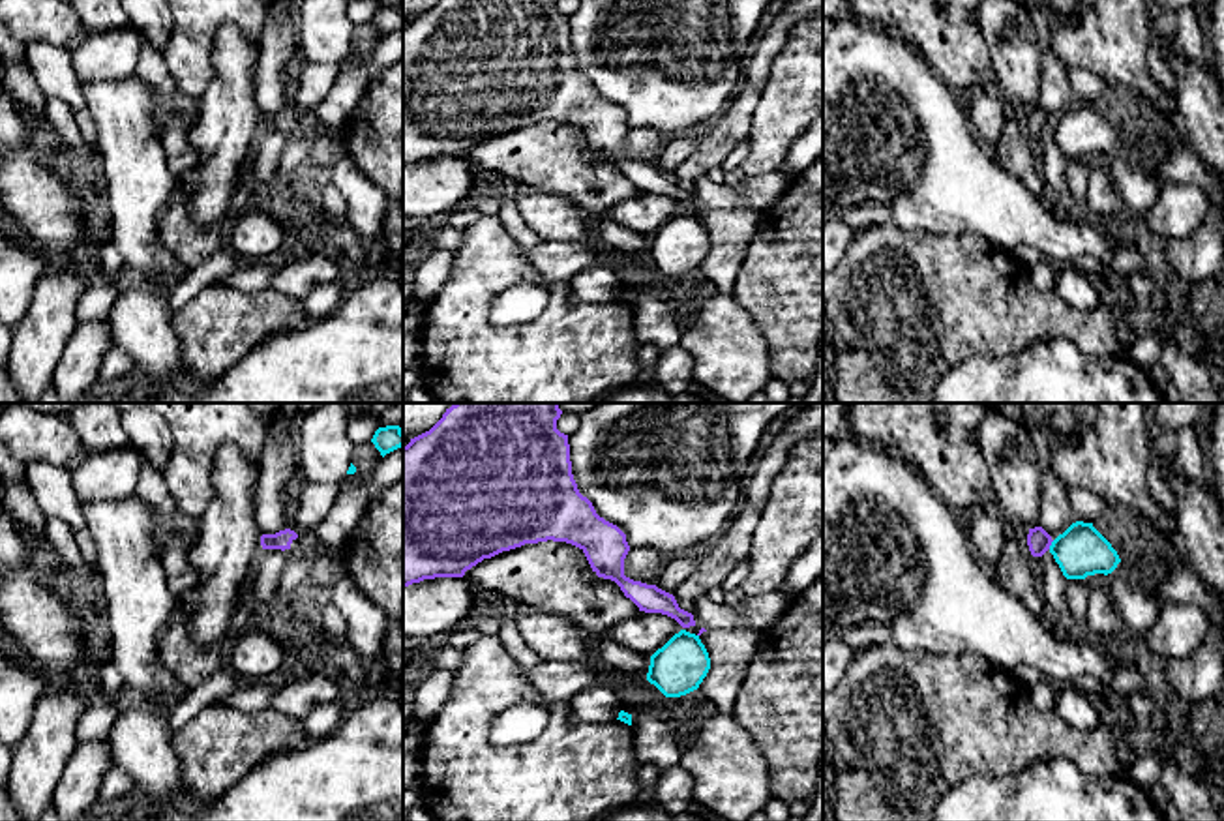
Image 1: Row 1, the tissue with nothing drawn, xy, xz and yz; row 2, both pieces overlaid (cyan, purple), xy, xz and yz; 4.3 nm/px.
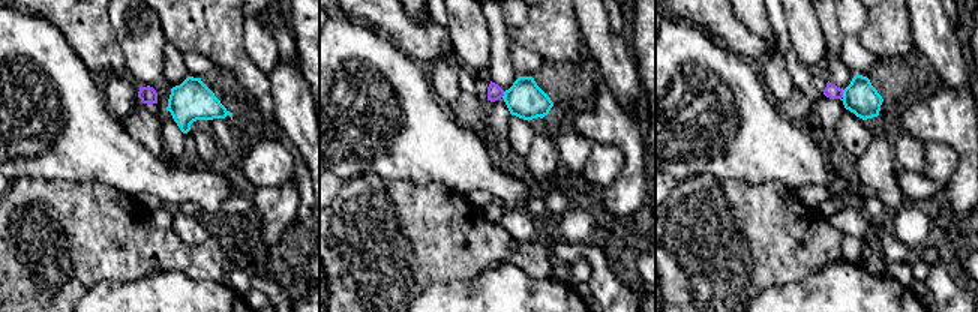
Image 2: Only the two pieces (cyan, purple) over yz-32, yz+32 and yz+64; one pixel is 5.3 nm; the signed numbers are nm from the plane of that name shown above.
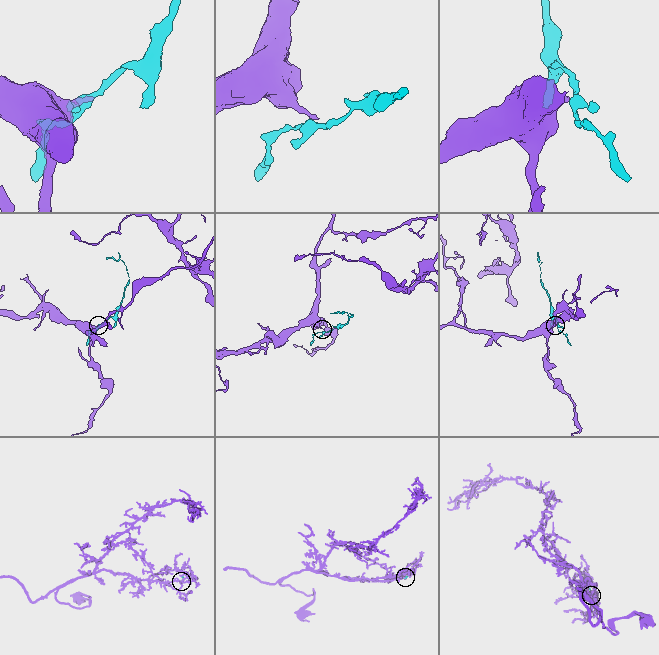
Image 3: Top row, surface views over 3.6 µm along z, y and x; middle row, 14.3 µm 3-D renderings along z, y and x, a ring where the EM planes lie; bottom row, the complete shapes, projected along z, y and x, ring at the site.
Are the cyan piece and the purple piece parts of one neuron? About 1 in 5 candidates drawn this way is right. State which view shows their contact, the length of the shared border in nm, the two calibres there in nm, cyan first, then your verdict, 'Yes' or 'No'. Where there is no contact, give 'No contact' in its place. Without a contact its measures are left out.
Touches cyan in yz. Shared border 50 nm. Thickness 220 nm (cyan) against 100 nm. No

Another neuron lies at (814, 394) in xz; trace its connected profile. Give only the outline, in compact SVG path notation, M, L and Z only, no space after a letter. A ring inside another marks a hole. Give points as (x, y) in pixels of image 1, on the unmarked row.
M823 336L819 339L817 364L804 403L823 403Z

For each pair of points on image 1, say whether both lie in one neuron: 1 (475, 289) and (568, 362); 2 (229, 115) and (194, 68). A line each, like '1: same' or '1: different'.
1: same
2: different

